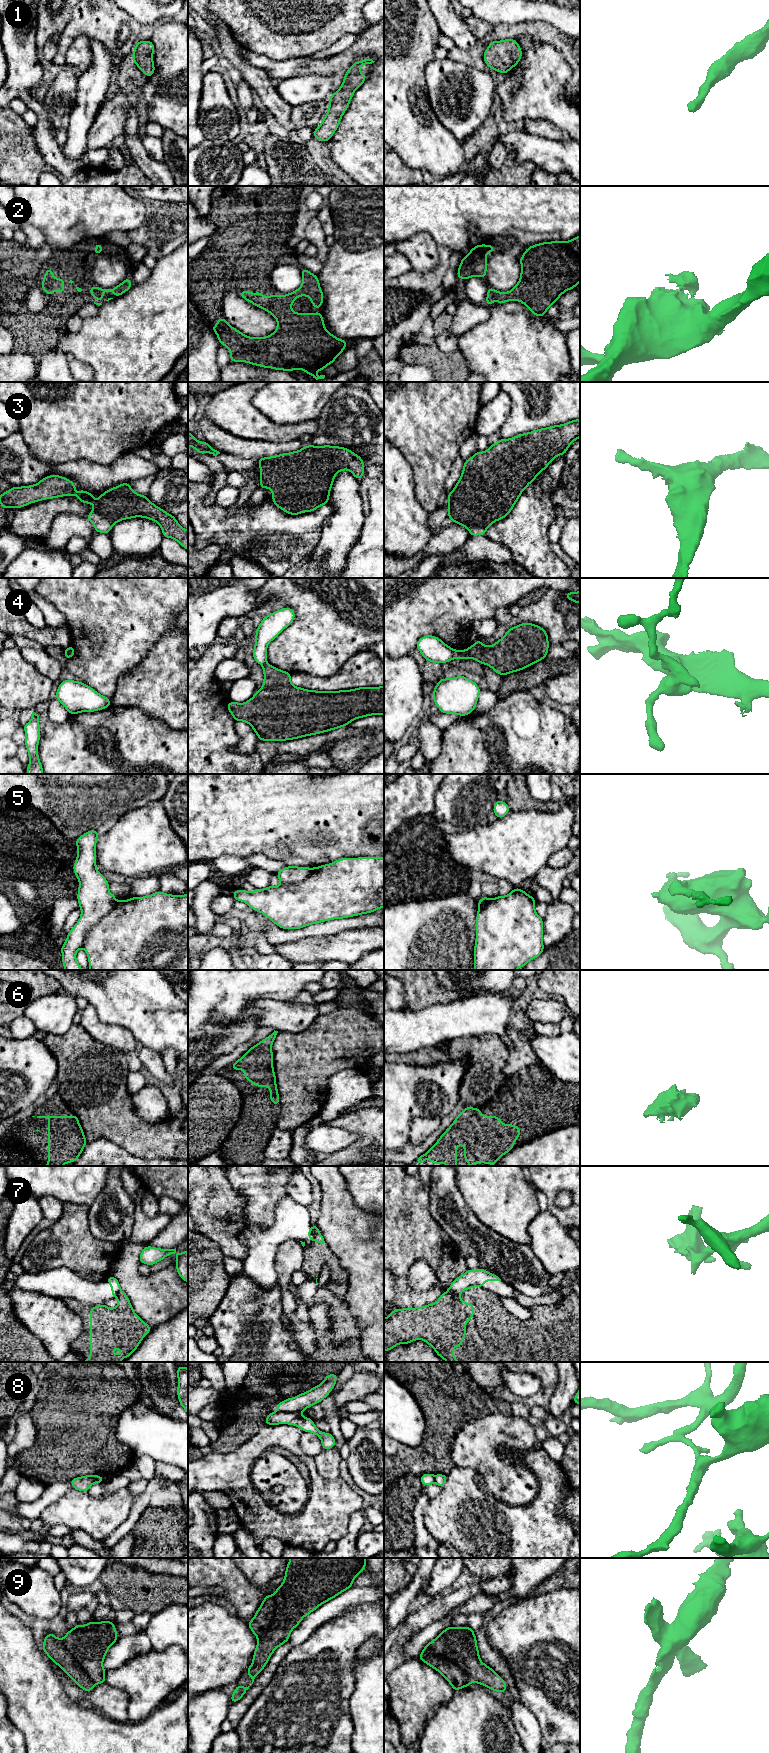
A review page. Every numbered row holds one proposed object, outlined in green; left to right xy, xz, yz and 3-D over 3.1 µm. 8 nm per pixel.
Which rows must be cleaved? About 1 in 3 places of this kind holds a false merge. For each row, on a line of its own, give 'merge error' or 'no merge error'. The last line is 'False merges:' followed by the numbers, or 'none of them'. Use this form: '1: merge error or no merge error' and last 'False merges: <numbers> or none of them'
1: no merge error
2: no merge error
3: no merge error
4: merge error
5: merge error
6: no merge error
7: merge error
8: merge error
9: merge error
False merges: 4, 5, 7, 8, 9

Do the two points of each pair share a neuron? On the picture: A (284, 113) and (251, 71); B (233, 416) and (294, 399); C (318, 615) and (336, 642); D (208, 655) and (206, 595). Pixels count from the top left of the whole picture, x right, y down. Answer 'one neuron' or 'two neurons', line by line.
A: one neuron
B: two neurons
C: one neuron
D: two neurons

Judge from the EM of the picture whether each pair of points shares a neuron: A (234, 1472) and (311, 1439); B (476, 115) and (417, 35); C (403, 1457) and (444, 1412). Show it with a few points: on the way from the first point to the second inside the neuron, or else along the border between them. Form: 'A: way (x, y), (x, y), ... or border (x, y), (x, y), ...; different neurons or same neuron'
A: border (302, 1432), (299, 1446), (313, 1457); different neurons
B: border (435, 58), (426, 65), (425, 81); different neurons
C: way (417, 1455), (440, 1432), (441, 1426); same neuron

